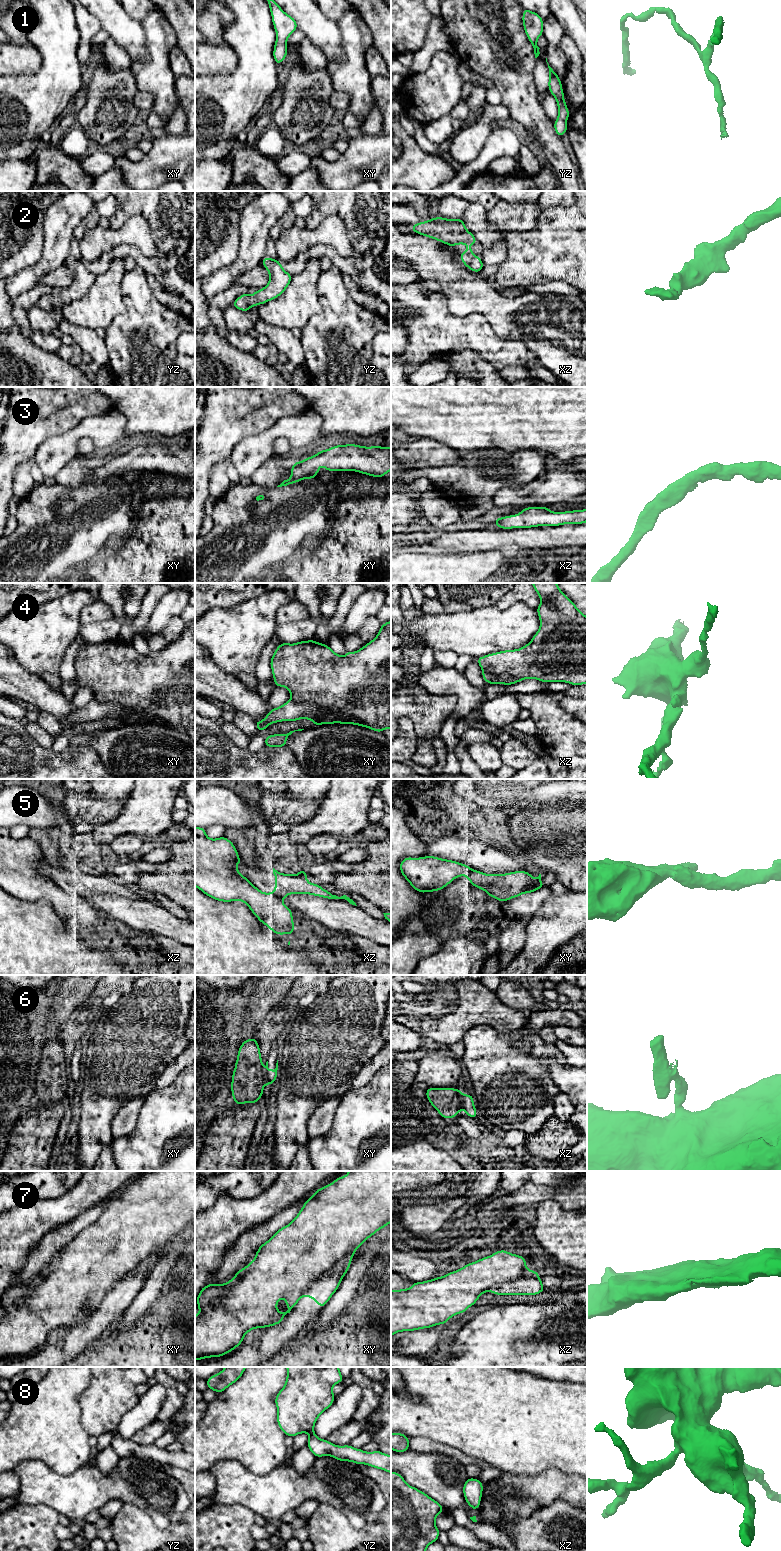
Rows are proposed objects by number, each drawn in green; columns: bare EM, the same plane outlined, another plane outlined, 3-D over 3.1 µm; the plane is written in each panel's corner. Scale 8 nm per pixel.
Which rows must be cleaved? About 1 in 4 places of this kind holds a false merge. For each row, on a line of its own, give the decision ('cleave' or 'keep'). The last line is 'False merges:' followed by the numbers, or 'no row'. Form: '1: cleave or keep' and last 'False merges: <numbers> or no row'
1: keep
2: keep
3: keep
4: cleave
5: cleave
6: cleave
7: cleave
8: keep
False merges: 4, 5, 6, 7

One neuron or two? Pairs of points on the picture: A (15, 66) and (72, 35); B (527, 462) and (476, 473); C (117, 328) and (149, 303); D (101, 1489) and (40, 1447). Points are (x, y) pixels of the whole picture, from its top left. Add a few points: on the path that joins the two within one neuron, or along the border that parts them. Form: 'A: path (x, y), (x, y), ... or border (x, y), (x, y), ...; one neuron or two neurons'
A: border (27, 39), (40, 57), (40, 67), (32, 74); two neurons
B: path (514, 468), (499, 469), (489, 473); one neuron
C: path (125, 327), (141, 311); one neuron
D: border (88, 1463), (67, 1475), (59, 1475), (51, 1470); two neurons

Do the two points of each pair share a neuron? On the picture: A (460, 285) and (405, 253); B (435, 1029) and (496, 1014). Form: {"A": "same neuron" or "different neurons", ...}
{"A": "same neuron", "B": "same neuron"}

